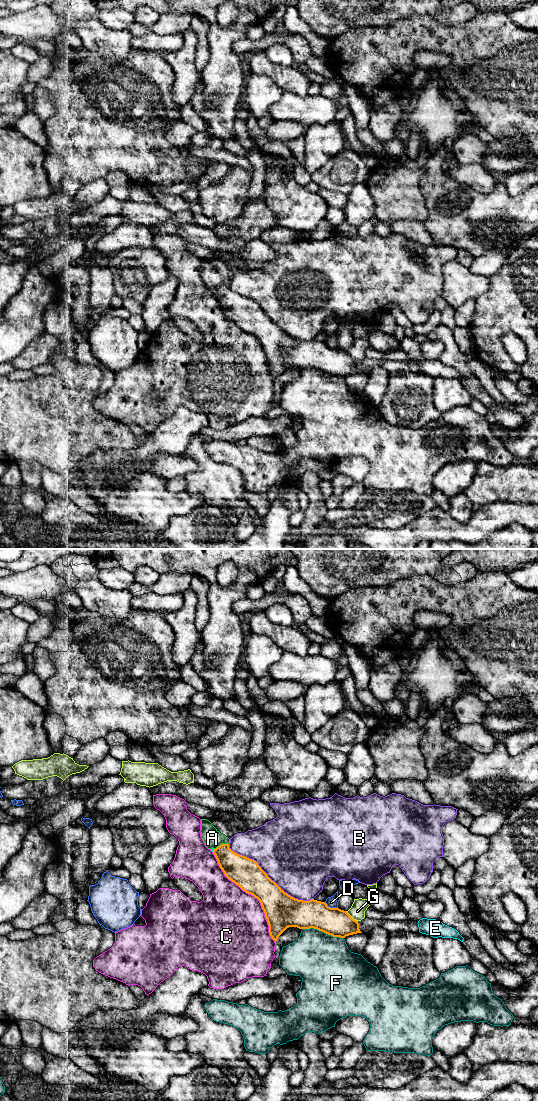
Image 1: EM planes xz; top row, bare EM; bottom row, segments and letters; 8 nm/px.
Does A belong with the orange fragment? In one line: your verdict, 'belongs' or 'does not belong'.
belongs

